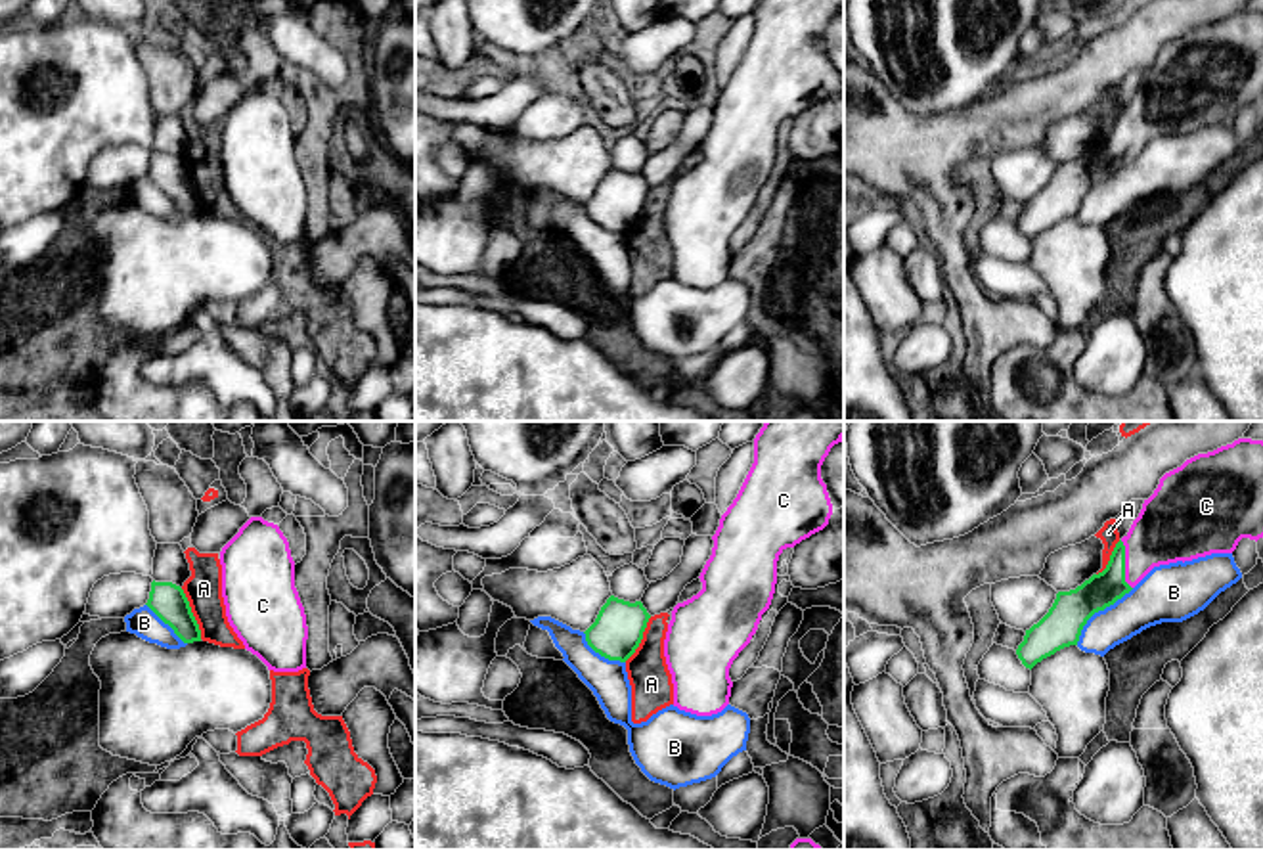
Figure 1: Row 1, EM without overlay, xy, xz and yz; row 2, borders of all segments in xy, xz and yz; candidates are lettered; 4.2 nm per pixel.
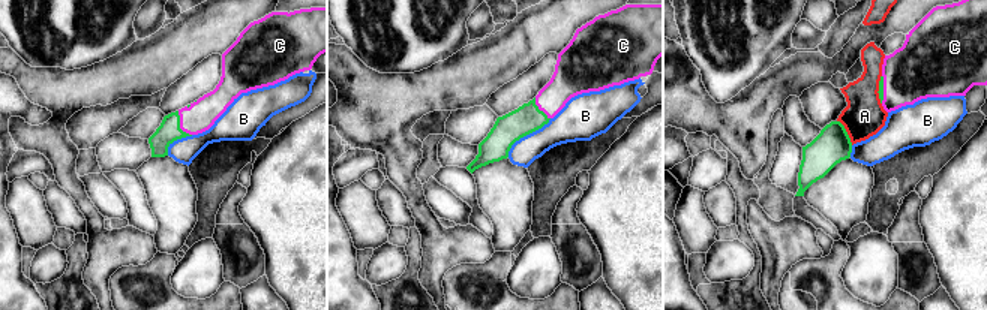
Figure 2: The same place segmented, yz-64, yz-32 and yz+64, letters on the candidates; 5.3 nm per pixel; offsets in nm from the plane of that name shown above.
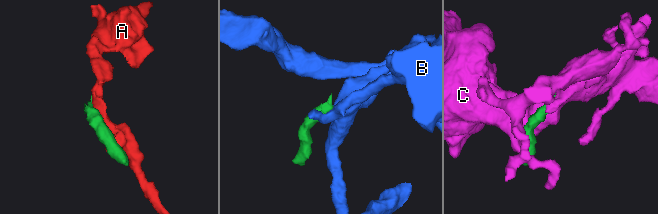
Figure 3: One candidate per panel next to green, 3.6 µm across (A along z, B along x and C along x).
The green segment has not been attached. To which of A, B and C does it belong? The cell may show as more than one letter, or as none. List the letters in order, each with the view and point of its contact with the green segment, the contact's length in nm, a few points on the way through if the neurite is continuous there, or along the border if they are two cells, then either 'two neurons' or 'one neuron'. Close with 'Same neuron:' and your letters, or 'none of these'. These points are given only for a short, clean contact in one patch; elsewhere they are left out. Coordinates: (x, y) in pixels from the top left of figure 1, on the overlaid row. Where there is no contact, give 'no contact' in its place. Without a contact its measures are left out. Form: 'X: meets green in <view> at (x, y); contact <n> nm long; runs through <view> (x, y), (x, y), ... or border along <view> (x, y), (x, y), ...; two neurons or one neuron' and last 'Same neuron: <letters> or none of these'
A: meets green in xy at (192, 613); contact 240 nm long; two neurons
B: meets green in yz at (1099, 609); contact 340 nm long; border along yz (1133, 588), (1099, 609), (1087, 621), (1076, 644); two neurons
C: meets green in yz at (1124, 565); contact 220 nm long; runs through yz (1101, 590), (1124, 565), (1170, 527); one neuron
Same neuron: C

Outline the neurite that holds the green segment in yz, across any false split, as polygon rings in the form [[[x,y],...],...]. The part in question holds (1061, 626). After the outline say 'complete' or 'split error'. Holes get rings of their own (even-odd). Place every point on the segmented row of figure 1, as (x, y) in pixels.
[[[1238,438],[1186,459],[1160,479],[1129,532],[1116,544],[1106,569],[1070,592],[1058,592],[1049,613],[1026,630],[1016,655],[1033,668],[1056,651],[1077,645],[1087,620],[1129,593],[1154,567],[1232,553],[1242,538],[1263,538],[1263,440]]]; split error

